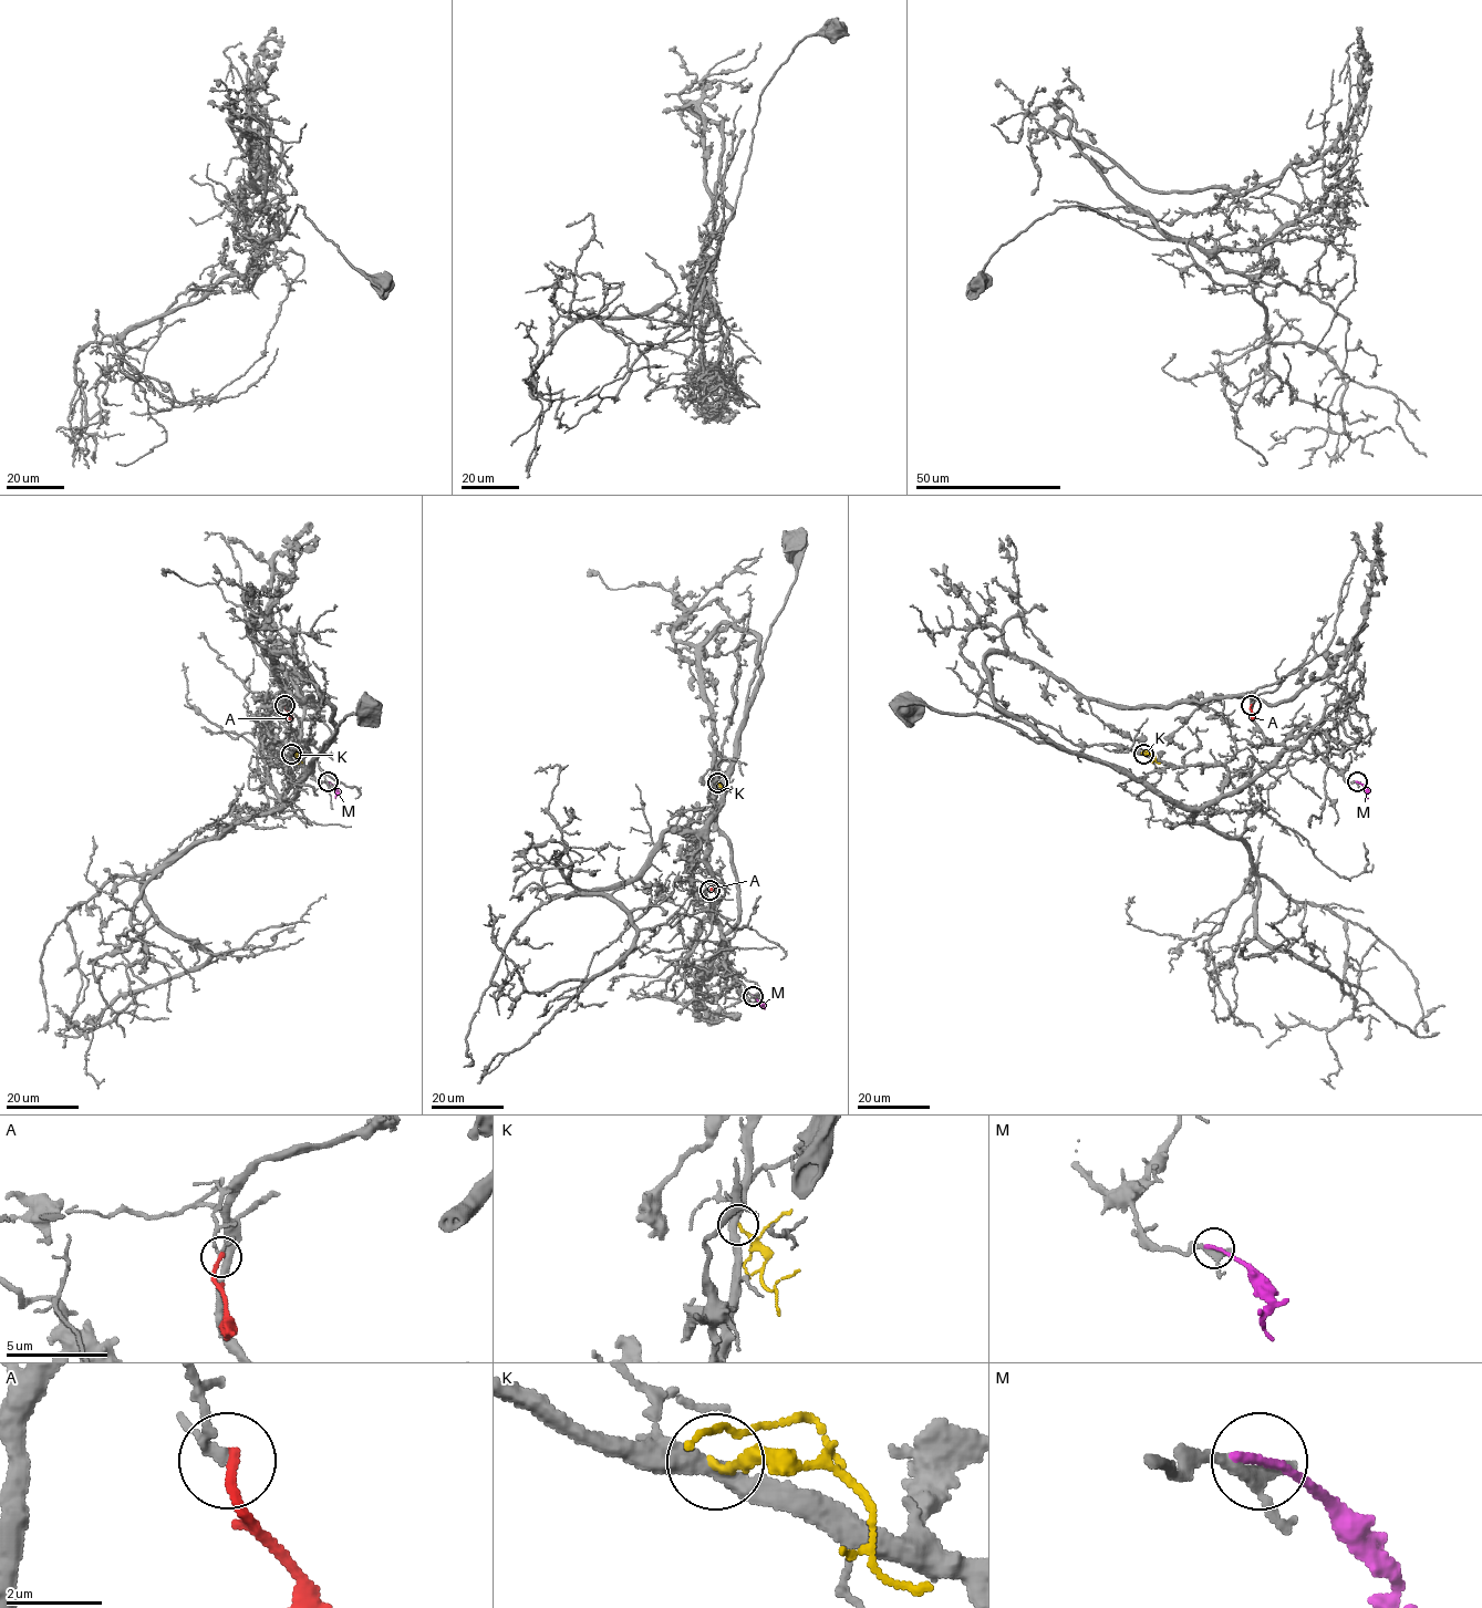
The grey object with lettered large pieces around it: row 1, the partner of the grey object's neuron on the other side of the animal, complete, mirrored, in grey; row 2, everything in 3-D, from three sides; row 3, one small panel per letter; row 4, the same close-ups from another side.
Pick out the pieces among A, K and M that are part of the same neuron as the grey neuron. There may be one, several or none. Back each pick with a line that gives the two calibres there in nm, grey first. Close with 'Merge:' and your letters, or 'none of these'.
Merge: none of these

